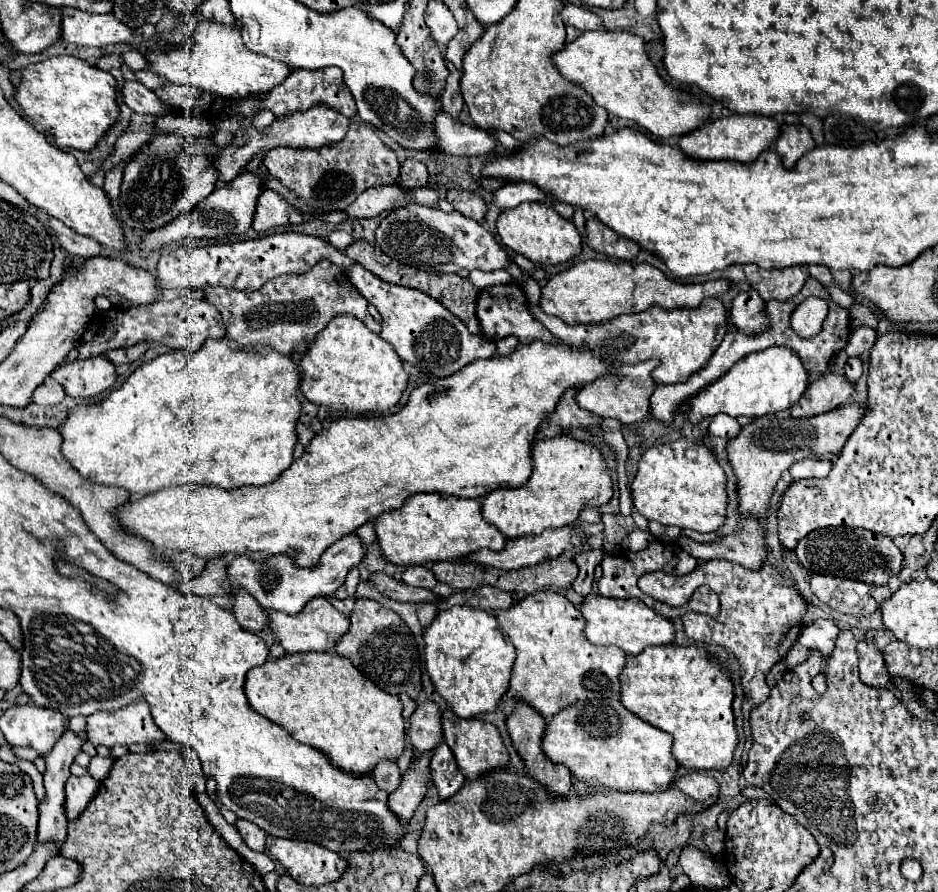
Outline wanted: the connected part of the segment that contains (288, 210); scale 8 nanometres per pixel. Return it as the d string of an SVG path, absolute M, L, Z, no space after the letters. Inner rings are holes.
M264 189L262 195L258 197L258 207L254 213L254 223L252 227L260 233L280 227L280 225L294 225L302 223L304 215L296 211L288 201L284 201L276 191Z

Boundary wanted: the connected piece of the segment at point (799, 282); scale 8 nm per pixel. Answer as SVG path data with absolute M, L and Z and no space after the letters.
M744 265L744 273L750 281L750 285L758 291L758 295L768 301L768 299L778 299L786 301L800 293L808 269L806 267L790 267L790 269L762 269L758 265Z

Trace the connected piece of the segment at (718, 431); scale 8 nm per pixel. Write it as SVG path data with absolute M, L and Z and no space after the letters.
M714 415L714 419L708 425L708 433L716 435L716 437L724 437L724 439L732 439L736 433L740 431L740 423L730 417L730 415Z

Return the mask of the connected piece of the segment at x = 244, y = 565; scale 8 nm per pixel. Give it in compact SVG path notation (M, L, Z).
M350 533L344 539L340 539L338 543L334 543L326 553L322 553L318 565L308 567L308 569L294 567L292 561L284 555L270 557L266 563L252 563L248 557L234 557L230 561L230 565L226 567L226 575L228 575L228 583L230 583L226 597L232 597L240 589L246 589L260 603L262 609L274 609L274 611L296 615L304 609L304 605L312 597L334 595L336 589L344 583L346 573L352 567L356 567L362 561L362 557L364 557L364 549L362 549L360 539L354 533Z

